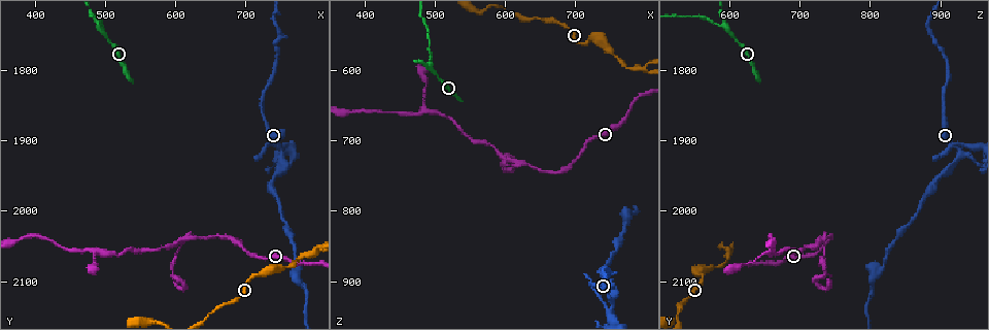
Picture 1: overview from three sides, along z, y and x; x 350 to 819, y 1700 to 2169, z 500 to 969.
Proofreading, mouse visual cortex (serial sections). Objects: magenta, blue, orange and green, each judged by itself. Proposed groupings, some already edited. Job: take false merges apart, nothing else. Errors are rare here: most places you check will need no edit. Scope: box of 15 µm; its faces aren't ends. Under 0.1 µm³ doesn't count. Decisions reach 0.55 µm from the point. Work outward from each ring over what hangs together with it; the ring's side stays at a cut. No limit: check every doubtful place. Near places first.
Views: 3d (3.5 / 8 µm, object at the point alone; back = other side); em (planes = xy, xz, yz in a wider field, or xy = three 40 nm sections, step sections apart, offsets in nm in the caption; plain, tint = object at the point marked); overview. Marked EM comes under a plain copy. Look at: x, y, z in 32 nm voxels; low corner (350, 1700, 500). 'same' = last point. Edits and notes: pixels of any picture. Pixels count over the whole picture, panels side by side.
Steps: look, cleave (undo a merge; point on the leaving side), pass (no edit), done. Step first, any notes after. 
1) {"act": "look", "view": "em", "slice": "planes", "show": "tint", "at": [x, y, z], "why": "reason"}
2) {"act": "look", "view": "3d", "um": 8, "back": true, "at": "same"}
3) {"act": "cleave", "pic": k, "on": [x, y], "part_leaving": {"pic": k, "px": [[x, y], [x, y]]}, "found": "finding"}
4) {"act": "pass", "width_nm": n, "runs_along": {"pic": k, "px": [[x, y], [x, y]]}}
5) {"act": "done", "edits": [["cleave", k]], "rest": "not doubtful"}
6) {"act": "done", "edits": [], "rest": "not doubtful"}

{"act": "look", "view": "3d", "um": 3.5, "at": [800, 2055, 600], "why": "side arm on a straight run"}

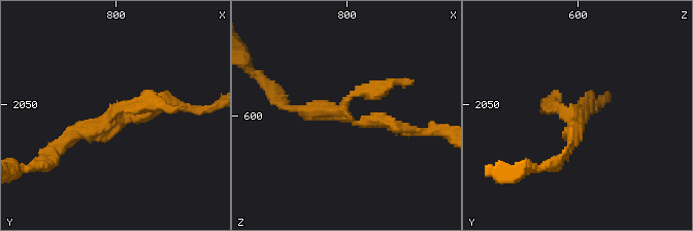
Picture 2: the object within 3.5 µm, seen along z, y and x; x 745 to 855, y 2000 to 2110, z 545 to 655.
{"act": "look", "view": "em", "slice": "xy", "step": 1, "show": "tint", "at": [798, 2057, 600], "arms": 3, "arm_widths_nm": [150, 200, 200]}

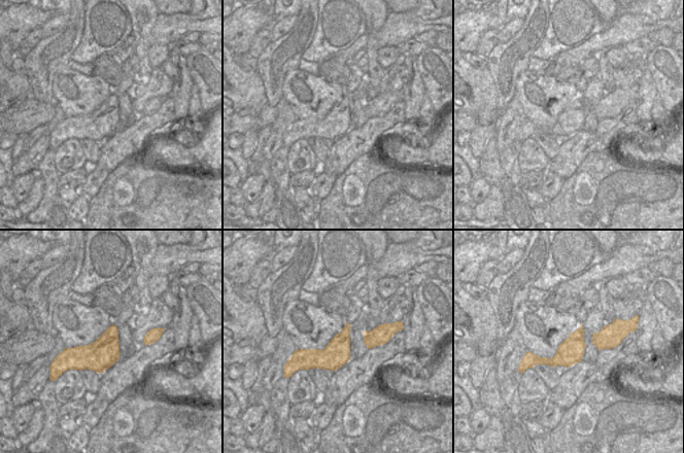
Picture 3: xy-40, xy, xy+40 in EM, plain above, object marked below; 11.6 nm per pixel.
{"act": "pass", "width_nm": 300, "runs_along": {"pic": 2, "px": [[54, 153], [152, 92]]}, "found": "one cell here"}

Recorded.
{"act": "look", "view": "3d", "um": 8, "back": true, "at": [615, 2045, 730], "why": "a fork"}

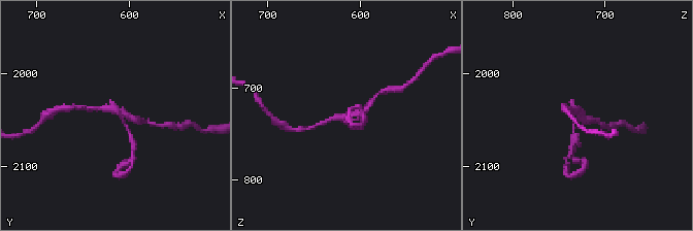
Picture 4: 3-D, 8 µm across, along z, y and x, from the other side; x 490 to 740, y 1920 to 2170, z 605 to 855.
{"act": "look", "view": "em", "slice": "xy", "step": 3, "show": "tint", "at": [616, 2040, 732], "why": "need the tissue"}

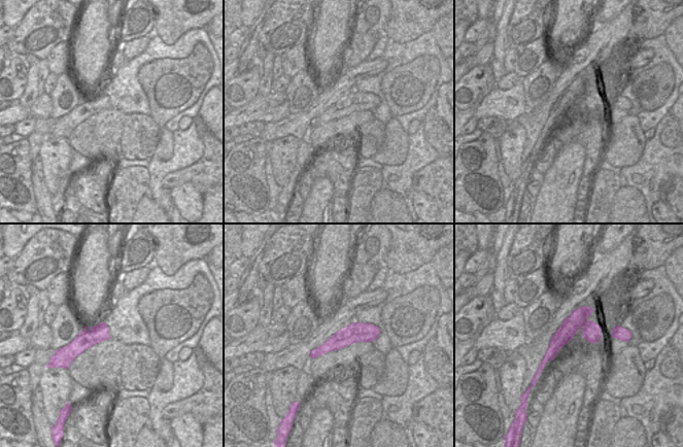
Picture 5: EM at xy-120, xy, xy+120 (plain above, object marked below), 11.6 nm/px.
{"act": "pass", "runs_along": {"pic": 5, "px": [[377, 331], [355, 332], [312, 354]]}, "found": "continuous, no second cell"}

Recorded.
{"act": "look", "view": "3d", "um": 3.5, "at": [490, 2060, 660]}

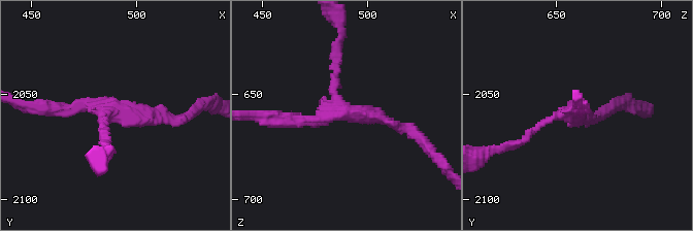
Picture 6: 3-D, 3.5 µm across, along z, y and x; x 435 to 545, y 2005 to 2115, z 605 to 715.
{"act": "look", "view": "em", "slice": "xy", "step": 1, "show": "tint", "at": [489, 2057, 660], "arms": 3, "arm_widths_nm": [100, 150, 150]}

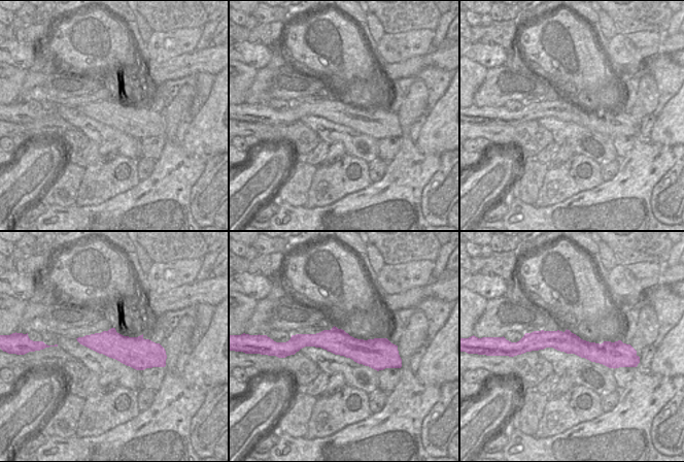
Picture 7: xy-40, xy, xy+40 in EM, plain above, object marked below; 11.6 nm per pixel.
{"act": "pass", "runs_along": {"pic": 7, "px": [[300, 340], [388, 353]]}, "found": "all the same cell"}

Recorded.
{"act": "look", "view": "3d", "um": 3.5, "at": [490, 1740, 595], "why": "branch point"}

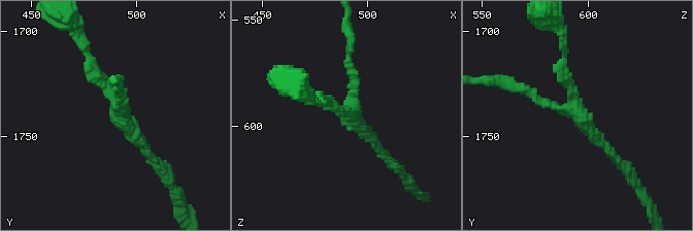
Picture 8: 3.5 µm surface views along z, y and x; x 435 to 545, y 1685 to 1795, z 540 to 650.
{"act": "look", "view": "em", "slice": "xy", "step": 5, "show": "tint", "at": [494, 1739, 595]}

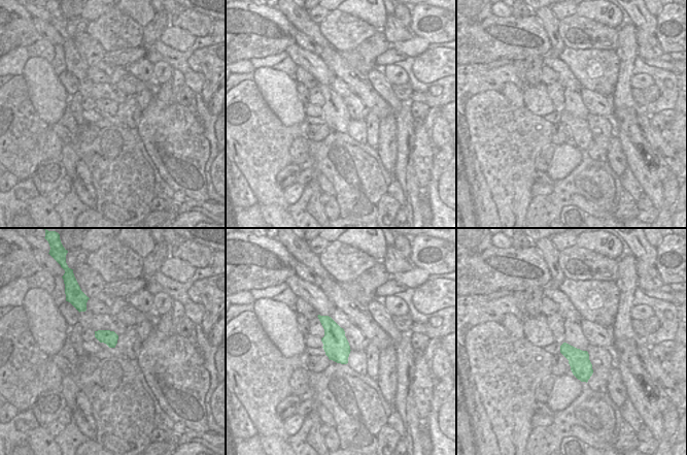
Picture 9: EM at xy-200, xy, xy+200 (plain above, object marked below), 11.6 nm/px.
{"act": "pass", "runs_along": {"pic": 8, "px": [[616, 159], [575, 111], [513, 86]]}, "found": "one cell here"}

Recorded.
{"act": "look", "view": "3d", "um": 8, "at": [750, 1920, 925], "why": "four-way junction"}

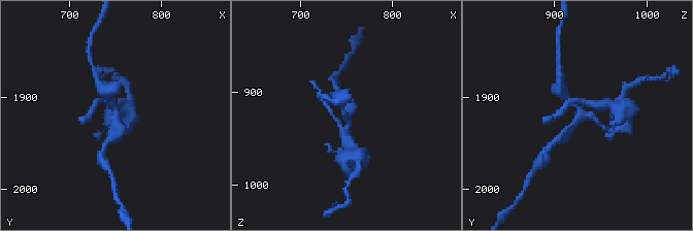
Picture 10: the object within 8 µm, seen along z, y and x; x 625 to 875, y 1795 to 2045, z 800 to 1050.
{"act": "look", "view": "em", "slice": "xy", "step": 1, "show": "tint", "at": [752, 1918, 926], "arms": 4, "arm_widths_nm": [150, 150, 200, 300]}

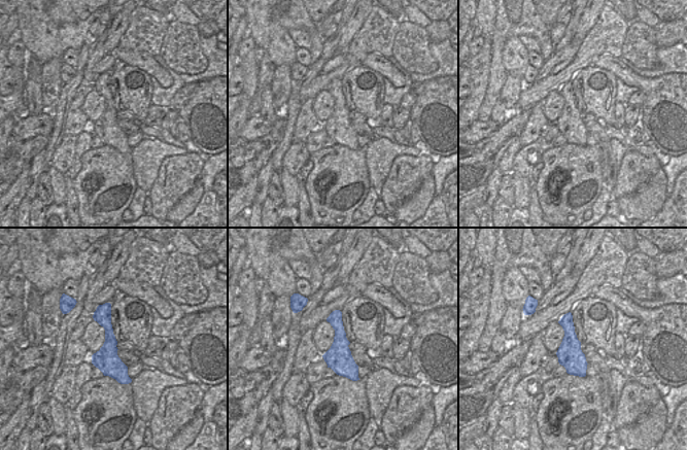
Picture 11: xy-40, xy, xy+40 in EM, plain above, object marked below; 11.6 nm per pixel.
{"act": "pass", "found": "one cell here"}

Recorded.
{"act": "done", "edits": [], "rest": "not doubtful"}

